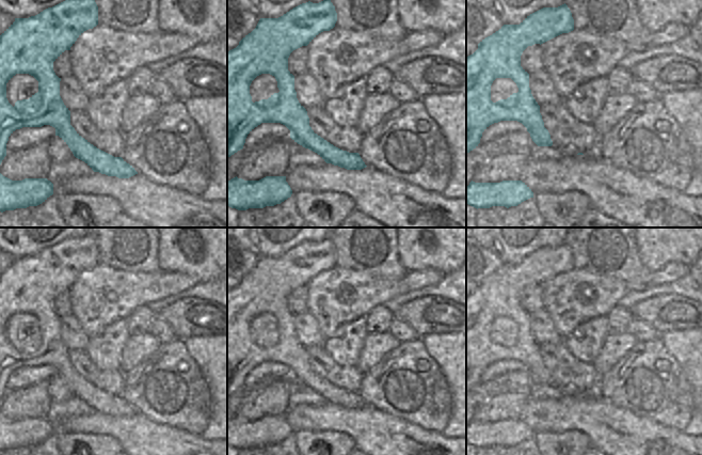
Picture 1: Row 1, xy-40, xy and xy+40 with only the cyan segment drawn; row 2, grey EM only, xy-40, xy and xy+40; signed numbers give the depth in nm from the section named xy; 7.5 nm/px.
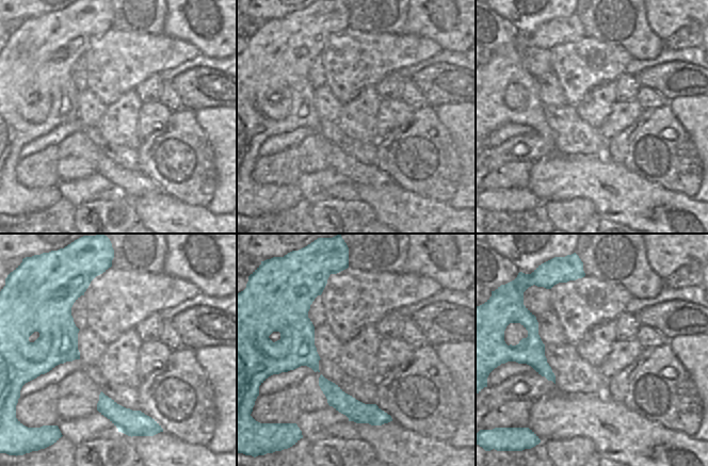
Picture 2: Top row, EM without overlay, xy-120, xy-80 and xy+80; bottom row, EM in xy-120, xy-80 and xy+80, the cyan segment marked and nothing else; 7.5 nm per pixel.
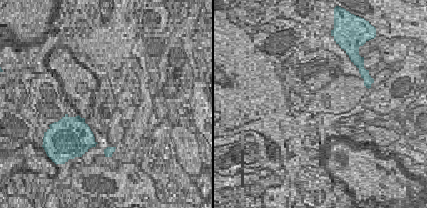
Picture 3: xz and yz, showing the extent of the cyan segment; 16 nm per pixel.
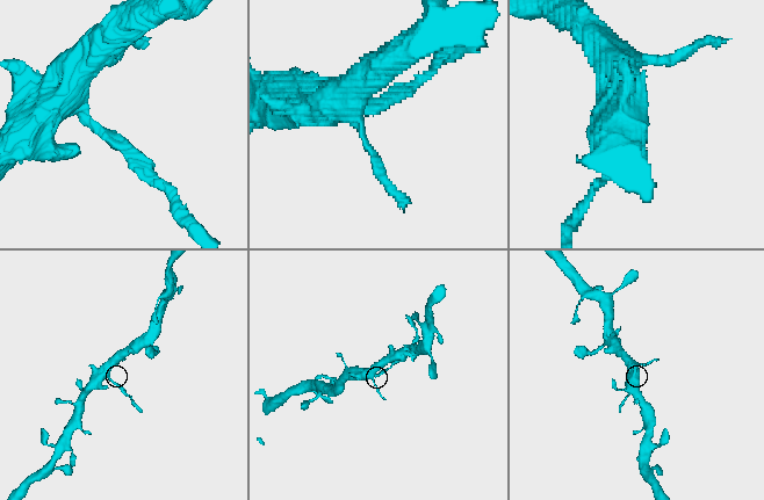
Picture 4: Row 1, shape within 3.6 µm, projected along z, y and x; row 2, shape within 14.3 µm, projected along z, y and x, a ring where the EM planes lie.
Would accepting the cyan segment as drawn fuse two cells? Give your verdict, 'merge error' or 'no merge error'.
merge error

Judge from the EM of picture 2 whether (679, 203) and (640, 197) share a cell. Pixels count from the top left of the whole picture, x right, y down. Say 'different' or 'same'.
same

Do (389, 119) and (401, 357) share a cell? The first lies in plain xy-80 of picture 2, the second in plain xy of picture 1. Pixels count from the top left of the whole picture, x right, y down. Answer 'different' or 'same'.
different

